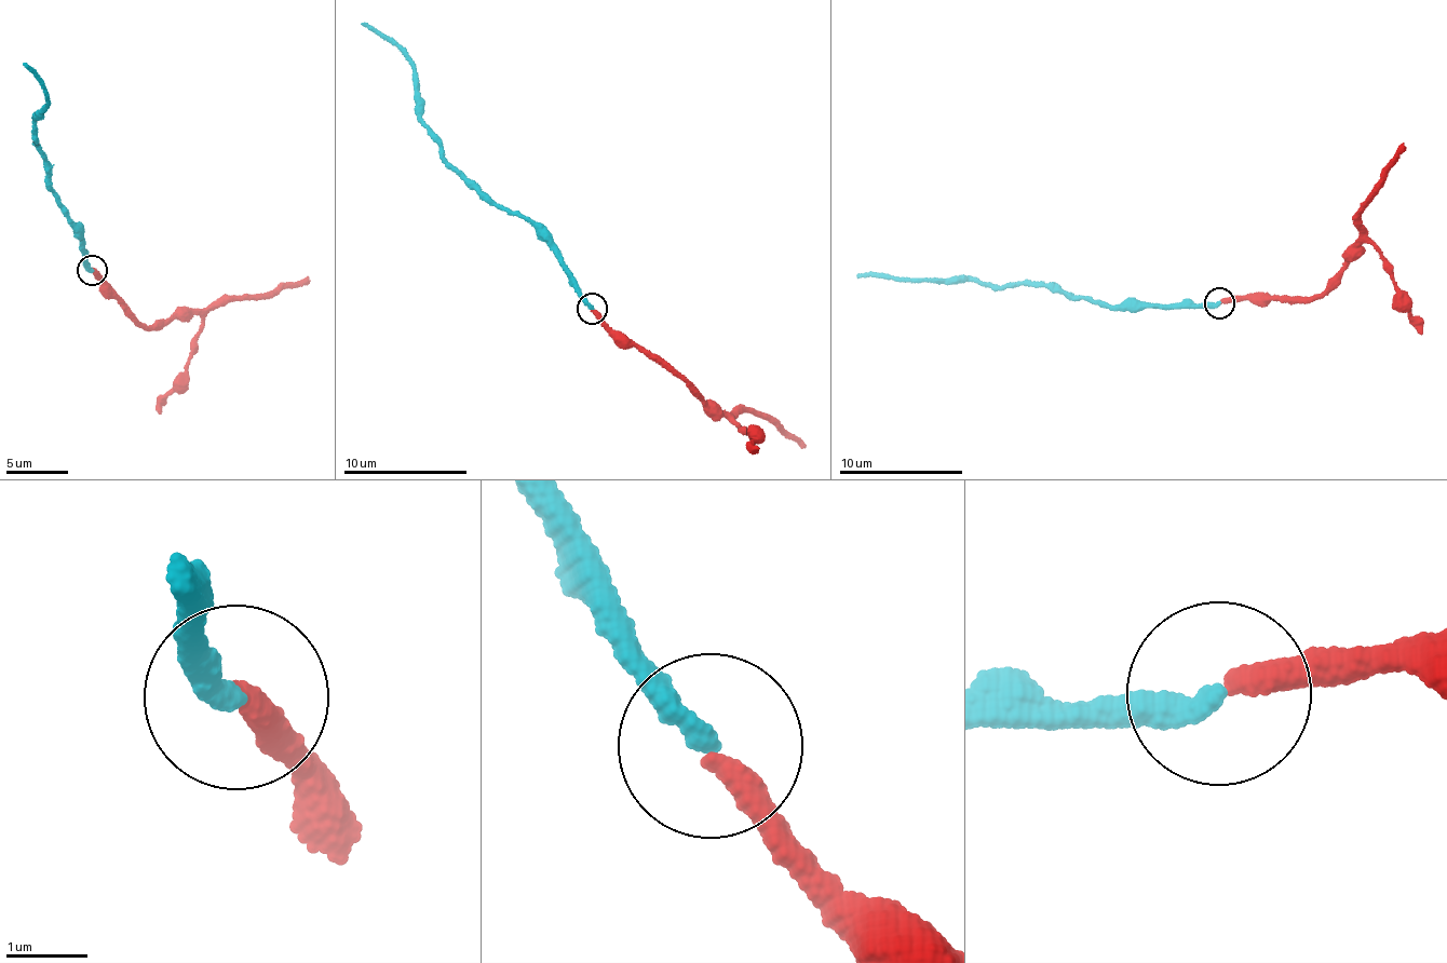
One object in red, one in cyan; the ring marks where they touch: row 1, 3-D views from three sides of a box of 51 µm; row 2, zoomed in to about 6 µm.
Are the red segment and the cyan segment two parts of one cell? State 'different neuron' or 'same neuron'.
same neuron

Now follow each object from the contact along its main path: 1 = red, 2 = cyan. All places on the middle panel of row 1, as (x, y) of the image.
1: (591, 310), (621, 337), (661, 357), (708, 403), (732, 415), (747, 410), (778, 420), (801, 448)
2: (591, 308), (533, 222), (509, 212), (463, 178), (443, 156), (420, 114), (410, 60), (400, 46), (360, 23)

